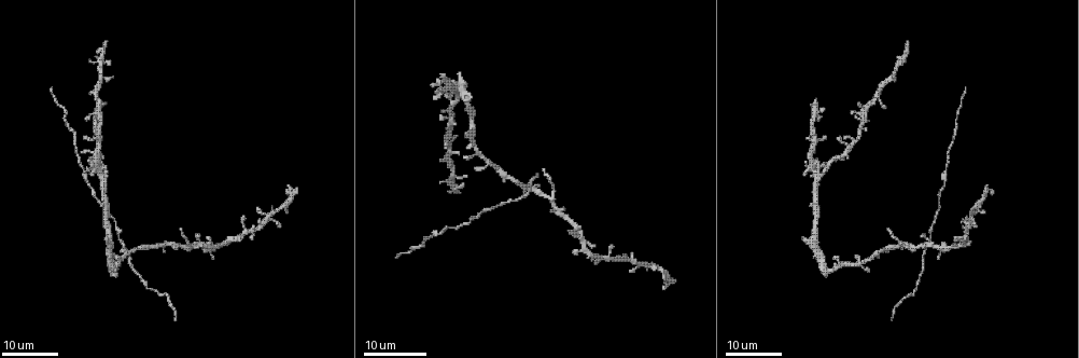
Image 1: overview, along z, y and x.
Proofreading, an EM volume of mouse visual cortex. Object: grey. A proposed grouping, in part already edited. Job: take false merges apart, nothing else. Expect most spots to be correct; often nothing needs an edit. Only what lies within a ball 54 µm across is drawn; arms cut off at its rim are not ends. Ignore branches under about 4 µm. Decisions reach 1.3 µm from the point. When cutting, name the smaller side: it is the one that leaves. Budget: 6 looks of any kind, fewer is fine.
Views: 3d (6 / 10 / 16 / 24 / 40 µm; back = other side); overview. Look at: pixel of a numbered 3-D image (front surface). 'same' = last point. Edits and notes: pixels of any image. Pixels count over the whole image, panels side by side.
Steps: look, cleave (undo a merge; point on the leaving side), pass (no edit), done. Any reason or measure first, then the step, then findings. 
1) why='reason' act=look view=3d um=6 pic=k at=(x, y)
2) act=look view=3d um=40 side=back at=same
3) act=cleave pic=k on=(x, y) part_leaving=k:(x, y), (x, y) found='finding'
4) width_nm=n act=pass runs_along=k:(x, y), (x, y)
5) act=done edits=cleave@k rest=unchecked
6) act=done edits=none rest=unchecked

why='thick turns thin' act=look view=3d um=24 pic=1 at=(957, 126)

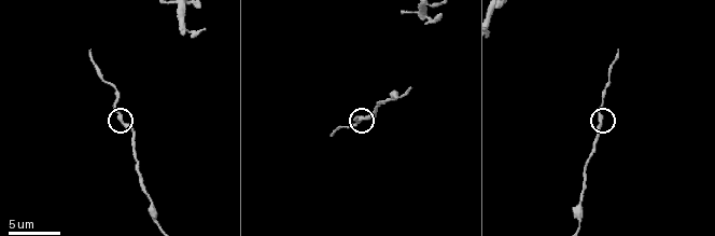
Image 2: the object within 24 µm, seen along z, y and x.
act=look view=3d um=6 pic=2 at=(601, 118)

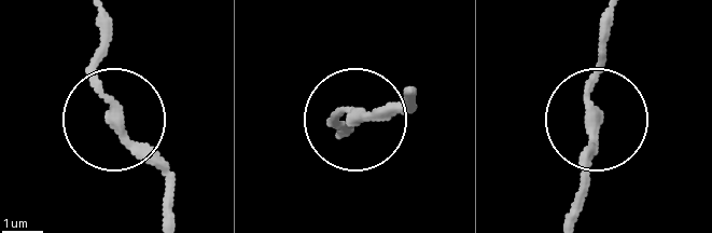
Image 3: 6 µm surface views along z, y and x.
width_nm=270 act=pass runs_along=3:(176, 222), (172, 181), (110, 109), (93, 57), (103, 16) found='all the same cell'

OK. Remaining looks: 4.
why='small branch off a trunk' act=look view=3d um=24 pic=1 at=(555, 197)

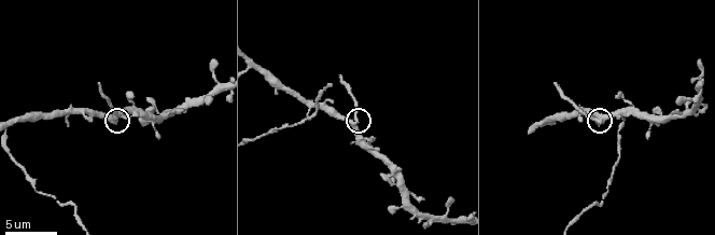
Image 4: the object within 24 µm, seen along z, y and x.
why='zoom in' act=look view=3d um=6 pic=4 at=(598, 121)

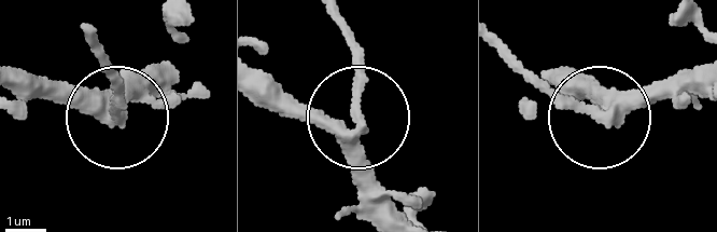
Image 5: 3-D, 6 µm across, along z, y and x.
why='other side' act=look view=3d um=6 side=back pic=5 at=(355, 125)

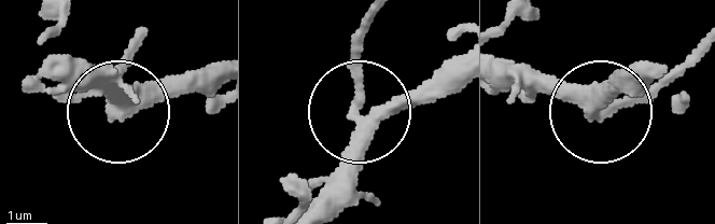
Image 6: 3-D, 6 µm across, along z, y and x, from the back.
act=cleave pic=6 on=(126, 65) part_leaving=6:(354, 75), (364, 17) found='two cells meet here'

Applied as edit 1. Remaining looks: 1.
act=look view=3d um=16 pic=4 at=(280, 85)

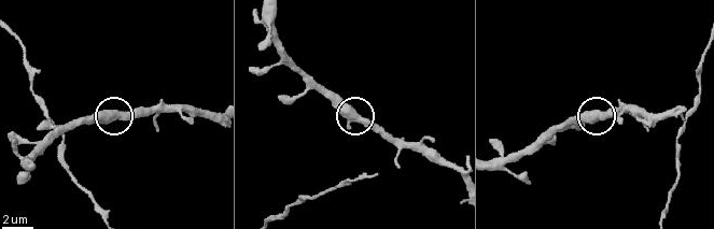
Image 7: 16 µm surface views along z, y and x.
side_arm_um=41 act=pass runs_along=7:(272, 14), (272, 33), (284, 53), (350, 110), (391, 136) found='one cell here'

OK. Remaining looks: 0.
act=done edits=cleave@6 rest=unchecked

